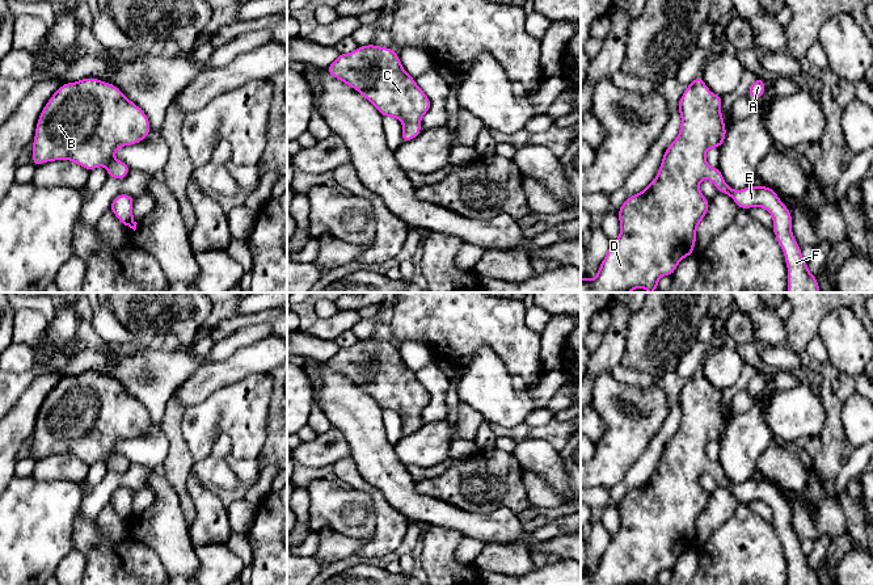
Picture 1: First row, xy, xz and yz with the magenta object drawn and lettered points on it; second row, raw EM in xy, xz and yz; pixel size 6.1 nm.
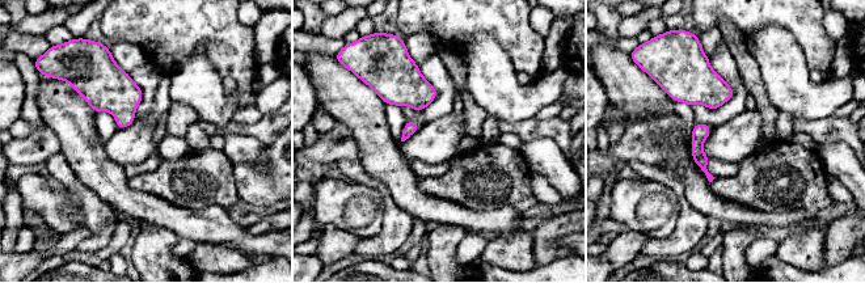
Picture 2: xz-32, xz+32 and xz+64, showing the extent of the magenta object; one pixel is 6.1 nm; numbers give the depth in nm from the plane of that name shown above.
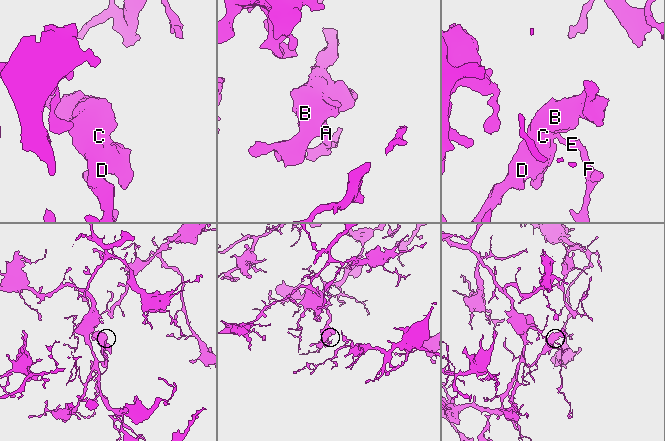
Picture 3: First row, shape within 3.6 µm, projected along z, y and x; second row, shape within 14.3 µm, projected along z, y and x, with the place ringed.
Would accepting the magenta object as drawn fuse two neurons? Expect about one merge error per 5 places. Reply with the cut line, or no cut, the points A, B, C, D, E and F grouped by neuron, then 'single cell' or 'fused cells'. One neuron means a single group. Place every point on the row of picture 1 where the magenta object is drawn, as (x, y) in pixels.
cut none; groups A B C D E F; single cell

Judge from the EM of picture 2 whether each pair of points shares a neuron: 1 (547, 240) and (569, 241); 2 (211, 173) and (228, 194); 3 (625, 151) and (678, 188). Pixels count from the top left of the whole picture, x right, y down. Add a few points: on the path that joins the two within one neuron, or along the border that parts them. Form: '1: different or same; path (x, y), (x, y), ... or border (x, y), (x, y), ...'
1: different; border (572, 232), (558, 240), (557, 248)
2: same; path (212, 178), (223, 189)
3: different; border (627, 164), (642, 161), (658, 167)

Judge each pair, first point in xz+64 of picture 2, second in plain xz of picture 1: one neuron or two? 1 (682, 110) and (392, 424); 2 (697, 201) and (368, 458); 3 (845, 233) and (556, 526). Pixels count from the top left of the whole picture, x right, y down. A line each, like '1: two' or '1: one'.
1: one
2: one
3: one

